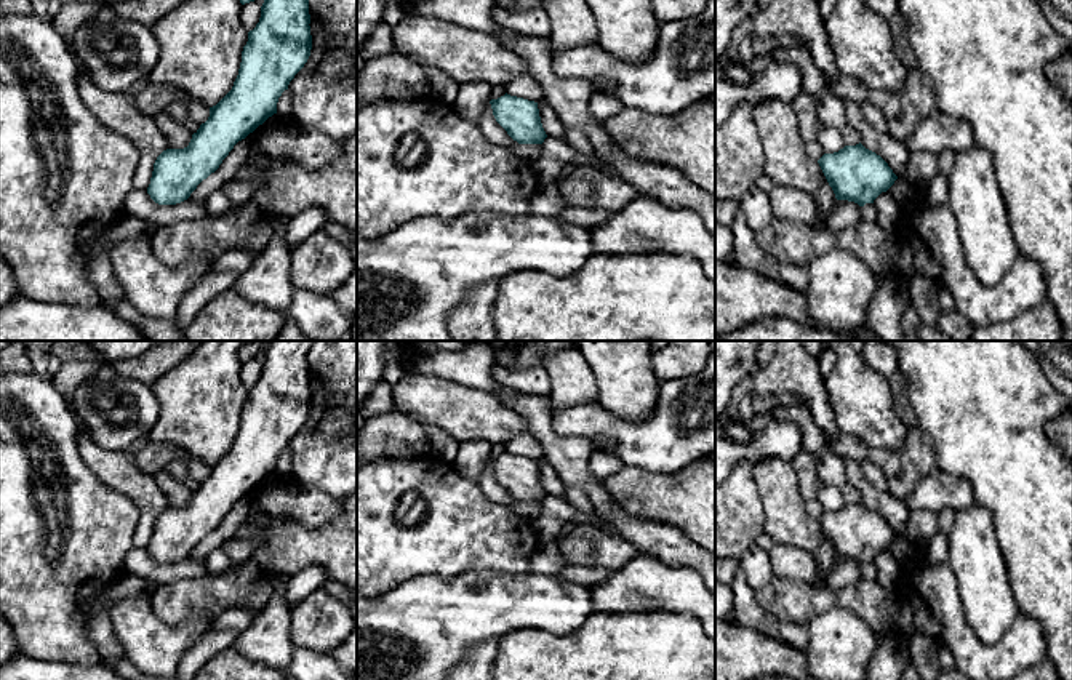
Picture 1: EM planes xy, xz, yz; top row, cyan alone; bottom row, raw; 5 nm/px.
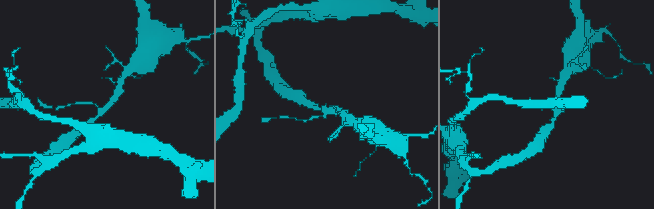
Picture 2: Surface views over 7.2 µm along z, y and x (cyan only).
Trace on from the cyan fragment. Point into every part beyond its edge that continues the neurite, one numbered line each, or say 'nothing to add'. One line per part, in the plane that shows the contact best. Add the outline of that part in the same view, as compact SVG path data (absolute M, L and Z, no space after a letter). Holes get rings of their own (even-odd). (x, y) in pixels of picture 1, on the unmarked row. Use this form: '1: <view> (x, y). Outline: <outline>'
nothing to add

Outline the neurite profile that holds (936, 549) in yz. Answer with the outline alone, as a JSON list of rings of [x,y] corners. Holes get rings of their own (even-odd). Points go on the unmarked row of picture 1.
[[[936,533],[933,539],[925,546],[926,558],[933,565],[947,562],[949,558],[949,539],[947,536]]]

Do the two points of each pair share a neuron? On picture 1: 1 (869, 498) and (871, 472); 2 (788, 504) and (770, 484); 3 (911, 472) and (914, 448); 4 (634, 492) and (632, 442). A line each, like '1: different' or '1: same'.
1: different
2: same
3: same
4: different

